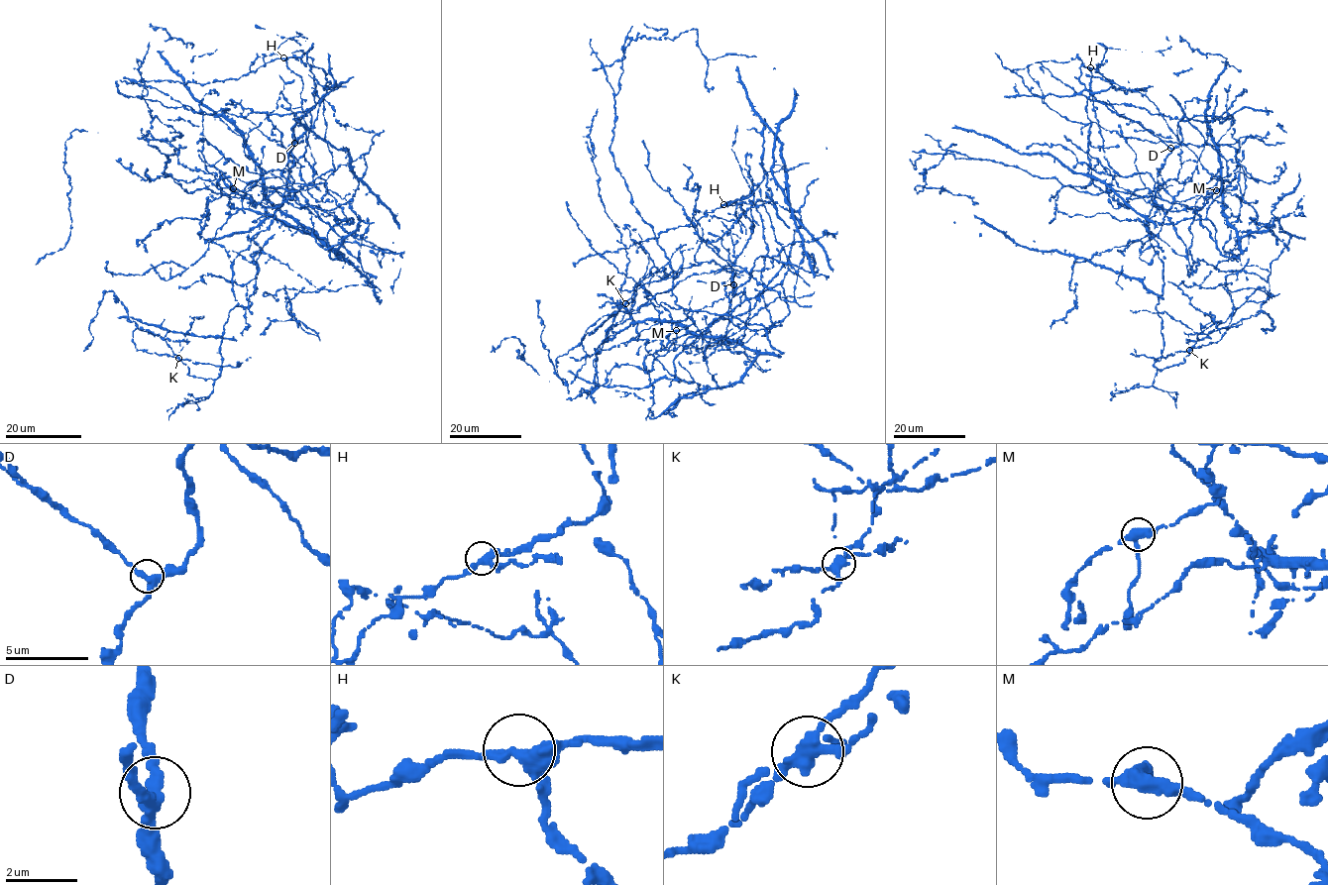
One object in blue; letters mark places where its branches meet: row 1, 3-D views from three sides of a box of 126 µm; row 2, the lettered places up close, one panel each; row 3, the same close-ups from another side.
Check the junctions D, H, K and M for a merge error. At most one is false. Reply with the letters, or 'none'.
K

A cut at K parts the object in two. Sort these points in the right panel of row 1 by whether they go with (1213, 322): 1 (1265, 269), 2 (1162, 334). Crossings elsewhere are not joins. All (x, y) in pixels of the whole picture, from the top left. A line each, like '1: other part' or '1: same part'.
1: same part
2: same part

